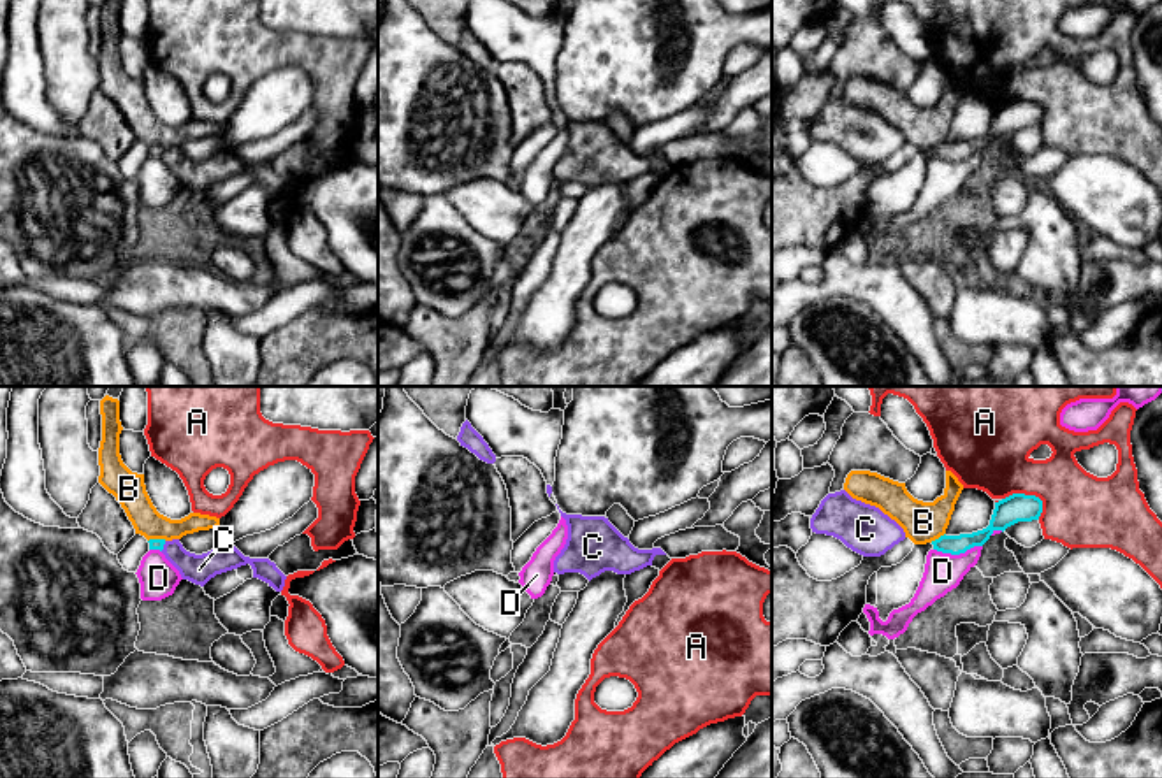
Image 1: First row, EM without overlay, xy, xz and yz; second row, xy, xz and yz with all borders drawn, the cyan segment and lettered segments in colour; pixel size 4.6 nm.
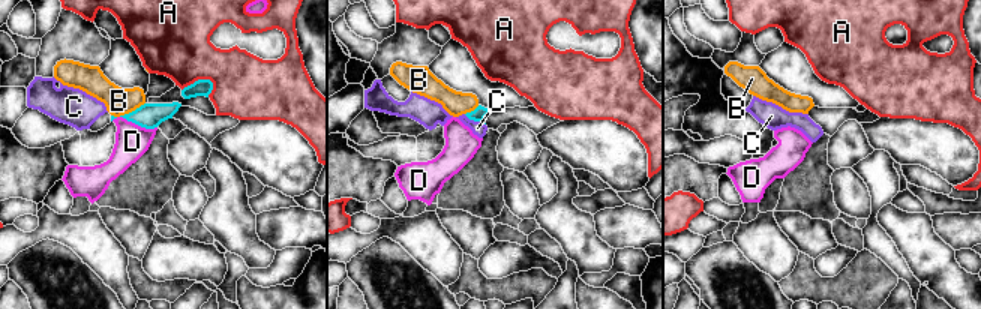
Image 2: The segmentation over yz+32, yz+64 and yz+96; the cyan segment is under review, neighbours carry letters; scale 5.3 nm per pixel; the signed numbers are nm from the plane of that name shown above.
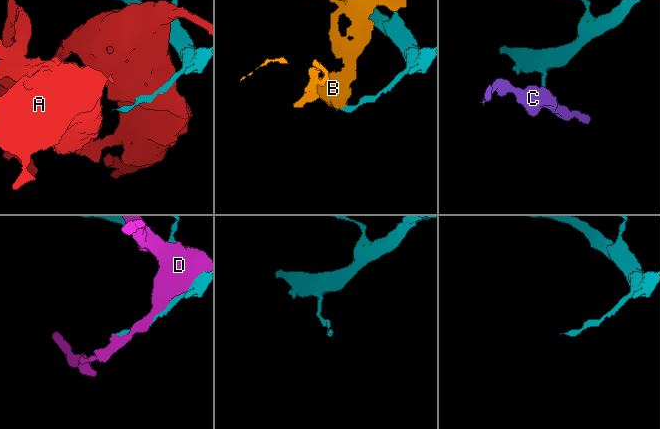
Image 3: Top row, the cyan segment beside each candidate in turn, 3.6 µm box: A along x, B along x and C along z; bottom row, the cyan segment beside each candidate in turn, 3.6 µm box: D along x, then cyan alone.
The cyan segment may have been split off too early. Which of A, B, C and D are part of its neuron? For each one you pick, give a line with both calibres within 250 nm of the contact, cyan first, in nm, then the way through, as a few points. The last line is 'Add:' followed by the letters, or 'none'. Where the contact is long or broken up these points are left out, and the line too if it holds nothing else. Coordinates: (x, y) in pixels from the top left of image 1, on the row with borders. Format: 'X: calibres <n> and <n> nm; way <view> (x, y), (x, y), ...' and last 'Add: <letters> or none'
Add: none

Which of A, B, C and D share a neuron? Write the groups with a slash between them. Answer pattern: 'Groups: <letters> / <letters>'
Groups: A / B / C / D

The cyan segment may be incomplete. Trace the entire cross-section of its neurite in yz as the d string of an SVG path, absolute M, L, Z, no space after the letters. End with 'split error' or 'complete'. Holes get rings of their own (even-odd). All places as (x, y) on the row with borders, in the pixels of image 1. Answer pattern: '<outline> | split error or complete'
M1013 493L999 502L990 520L990 525L983 530L960 536L940 536L932 541L933 550L951 555L965 553L974 546L983 546L995 530L1006 530L1018 522L1039 520L1042 513L1042 501L1035 495Z | complete

